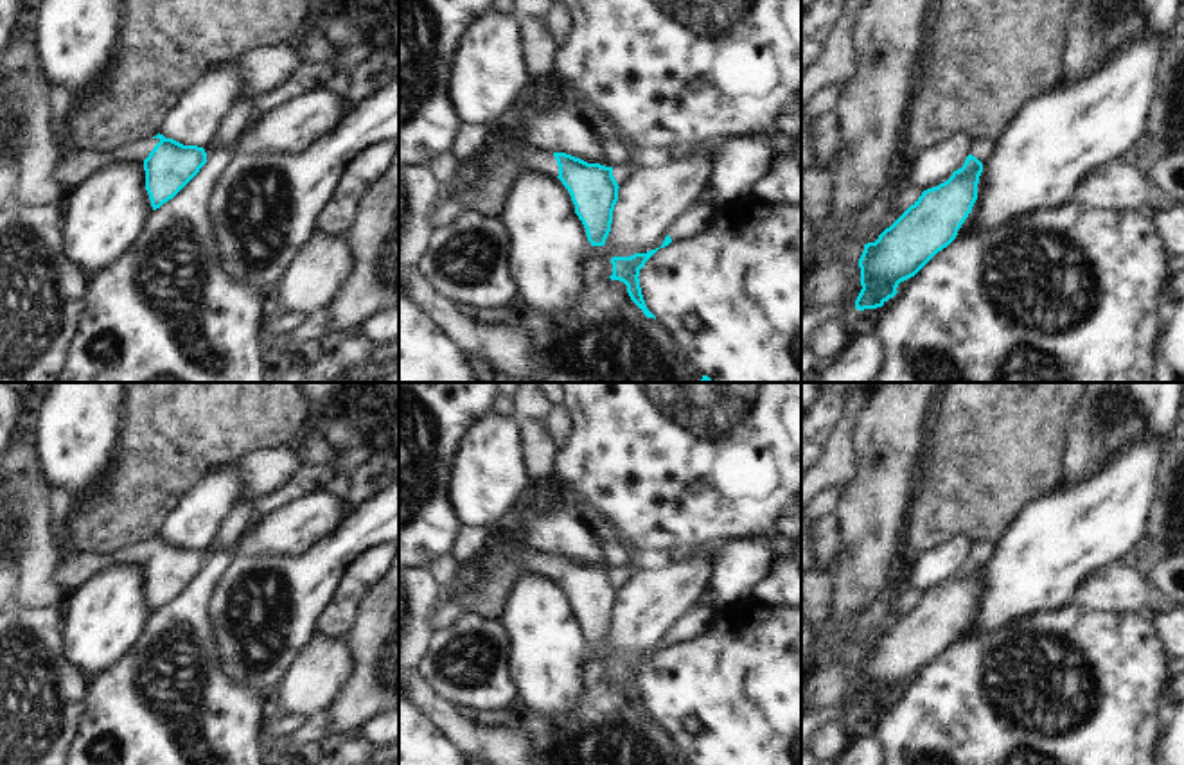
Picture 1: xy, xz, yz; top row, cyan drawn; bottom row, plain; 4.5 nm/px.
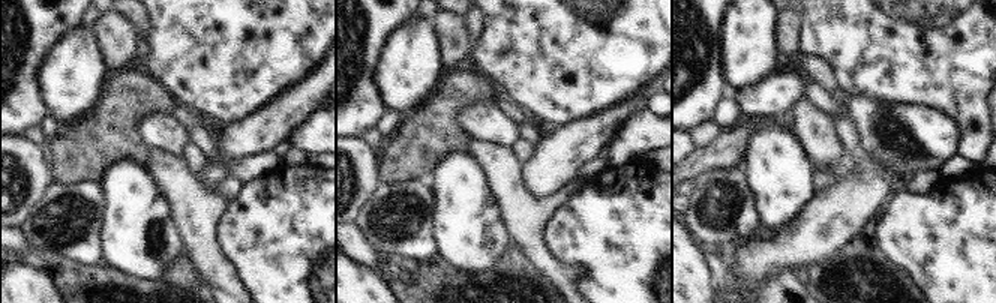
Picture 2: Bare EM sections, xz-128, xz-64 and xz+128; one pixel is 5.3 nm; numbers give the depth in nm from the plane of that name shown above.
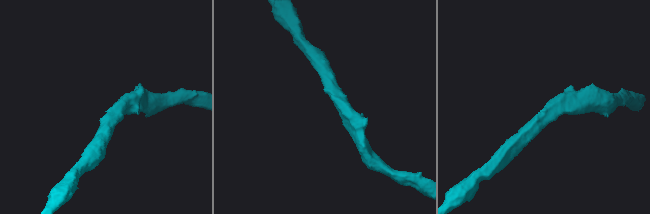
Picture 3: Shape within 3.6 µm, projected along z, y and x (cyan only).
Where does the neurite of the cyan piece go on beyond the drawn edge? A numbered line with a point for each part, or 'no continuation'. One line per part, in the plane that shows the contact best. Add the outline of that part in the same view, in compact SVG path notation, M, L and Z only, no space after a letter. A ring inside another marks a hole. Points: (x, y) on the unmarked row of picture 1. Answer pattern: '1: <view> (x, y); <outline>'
1: xy (76, 566); M146 541L117 553L92 553L65 542L59 548L54 578L66 593L72 593L113 564L144 564L158 544L160 541Z

